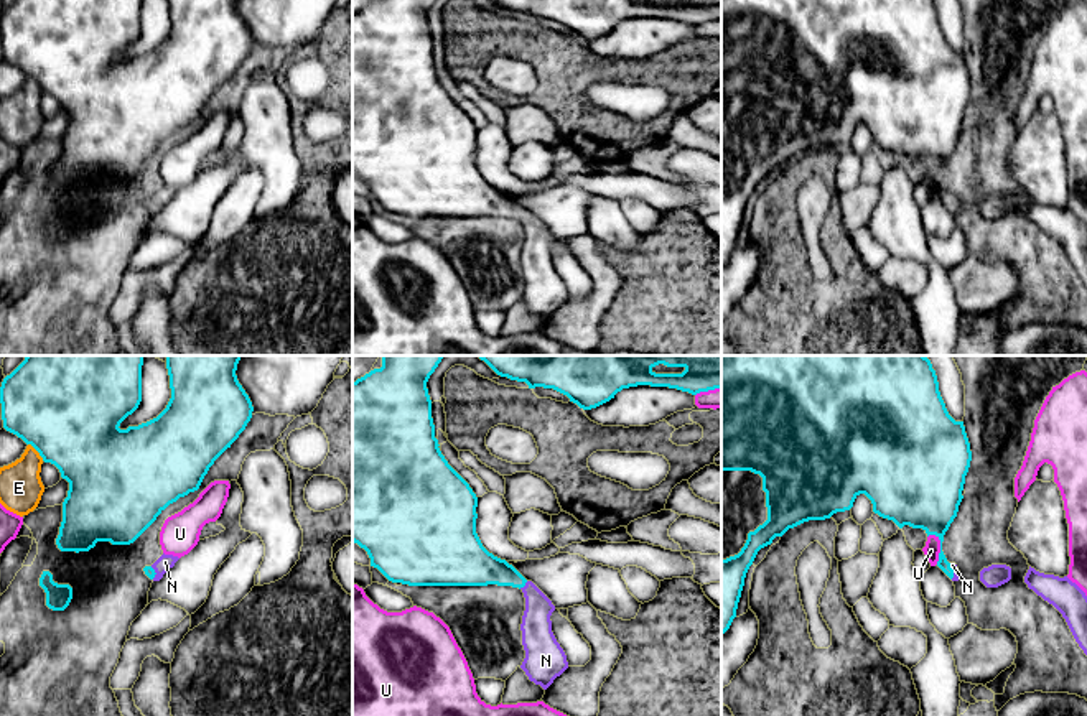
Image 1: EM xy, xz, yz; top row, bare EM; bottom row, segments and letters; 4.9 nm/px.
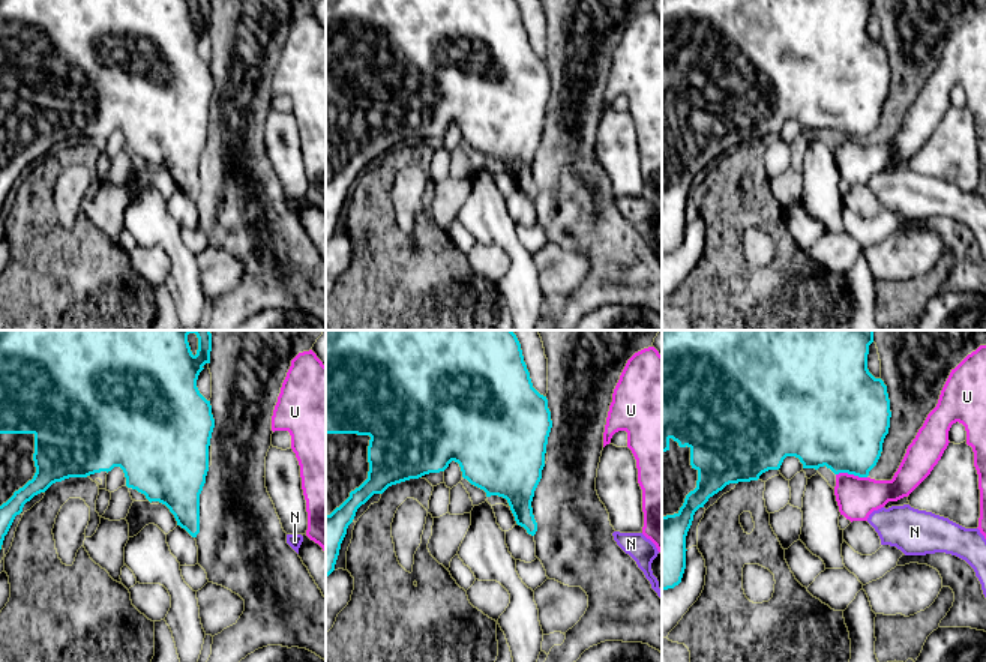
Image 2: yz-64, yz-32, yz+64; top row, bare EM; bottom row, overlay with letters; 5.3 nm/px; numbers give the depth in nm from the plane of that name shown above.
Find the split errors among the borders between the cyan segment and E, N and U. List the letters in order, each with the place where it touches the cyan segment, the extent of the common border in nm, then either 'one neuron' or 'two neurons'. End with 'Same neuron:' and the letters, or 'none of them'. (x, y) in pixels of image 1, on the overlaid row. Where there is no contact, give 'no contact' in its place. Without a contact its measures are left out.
E: xy (37, 450) | 120 nm | two neurons
N: xz (522, 586) | 60 nm | one neuron
U: yz (941, 547) | 160 nm | two neurons
Same neuron: N

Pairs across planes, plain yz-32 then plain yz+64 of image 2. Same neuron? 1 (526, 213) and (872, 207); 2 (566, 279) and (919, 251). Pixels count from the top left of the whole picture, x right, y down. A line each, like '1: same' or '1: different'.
1: same
2: same

